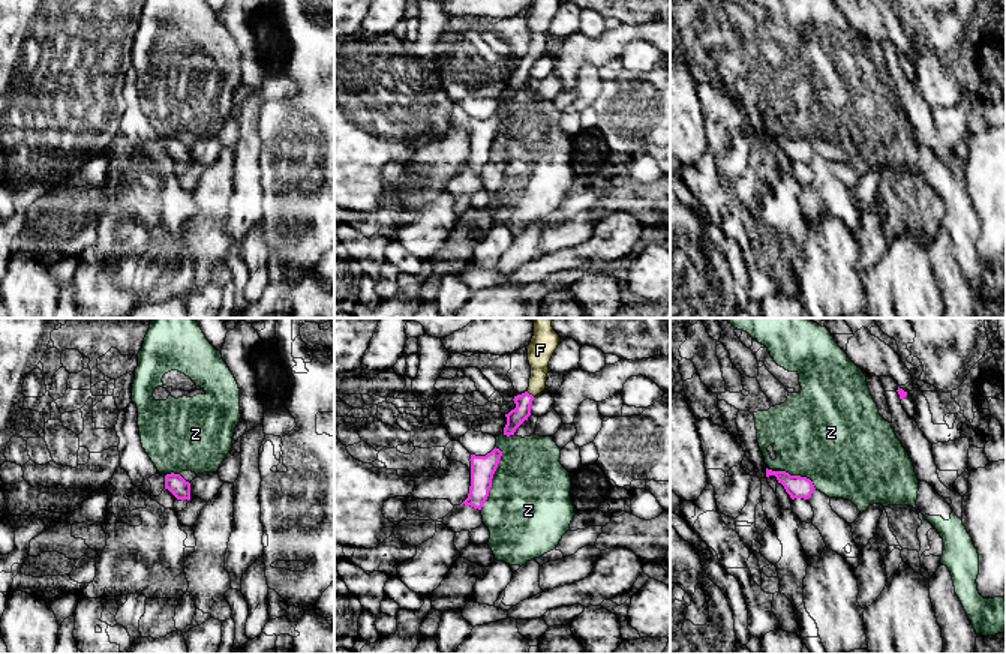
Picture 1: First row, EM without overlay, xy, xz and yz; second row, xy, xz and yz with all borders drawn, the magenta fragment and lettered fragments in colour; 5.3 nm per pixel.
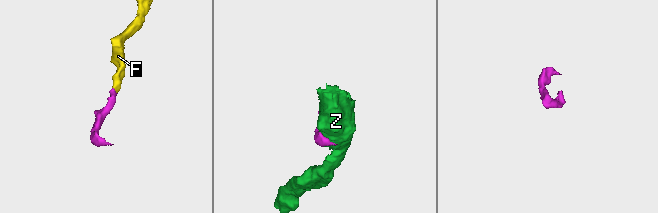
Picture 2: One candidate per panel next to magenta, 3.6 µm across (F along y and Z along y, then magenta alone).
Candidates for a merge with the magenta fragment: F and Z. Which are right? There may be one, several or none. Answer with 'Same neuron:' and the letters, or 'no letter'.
Same neuron: F

